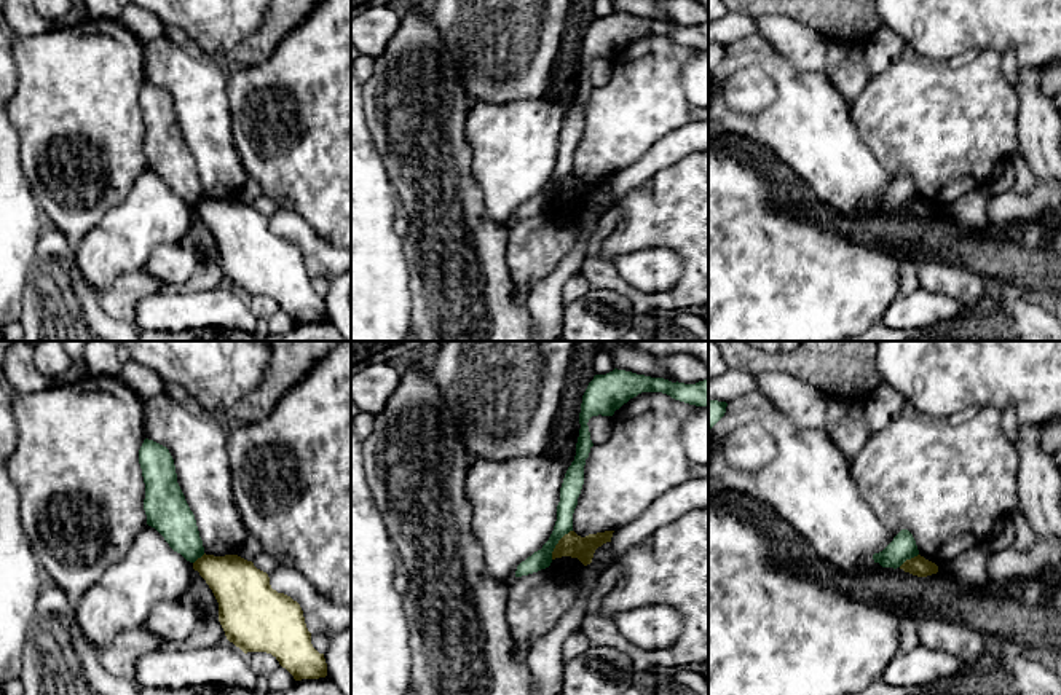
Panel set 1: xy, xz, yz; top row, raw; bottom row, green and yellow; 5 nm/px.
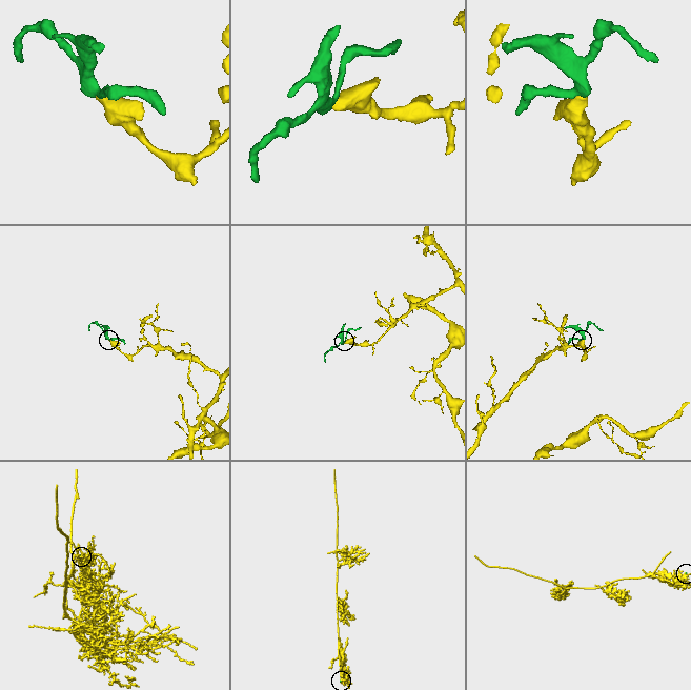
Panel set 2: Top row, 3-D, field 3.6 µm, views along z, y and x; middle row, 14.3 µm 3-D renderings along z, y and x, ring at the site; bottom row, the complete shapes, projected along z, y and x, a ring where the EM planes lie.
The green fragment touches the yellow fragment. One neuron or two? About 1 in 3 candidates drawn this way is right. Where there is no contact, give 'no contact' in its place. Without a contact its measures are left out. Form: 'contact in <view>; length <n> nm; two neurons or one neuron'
contact in xz; length 190 nm; two neurons

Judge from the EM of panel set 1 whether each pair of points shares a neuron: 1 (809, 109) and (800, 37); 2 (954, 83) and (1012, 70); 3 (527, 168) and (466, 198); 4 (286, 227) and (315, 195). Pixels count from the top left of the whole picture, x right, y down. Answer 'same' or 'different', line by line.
1: different
2: different
3: different
4: different

